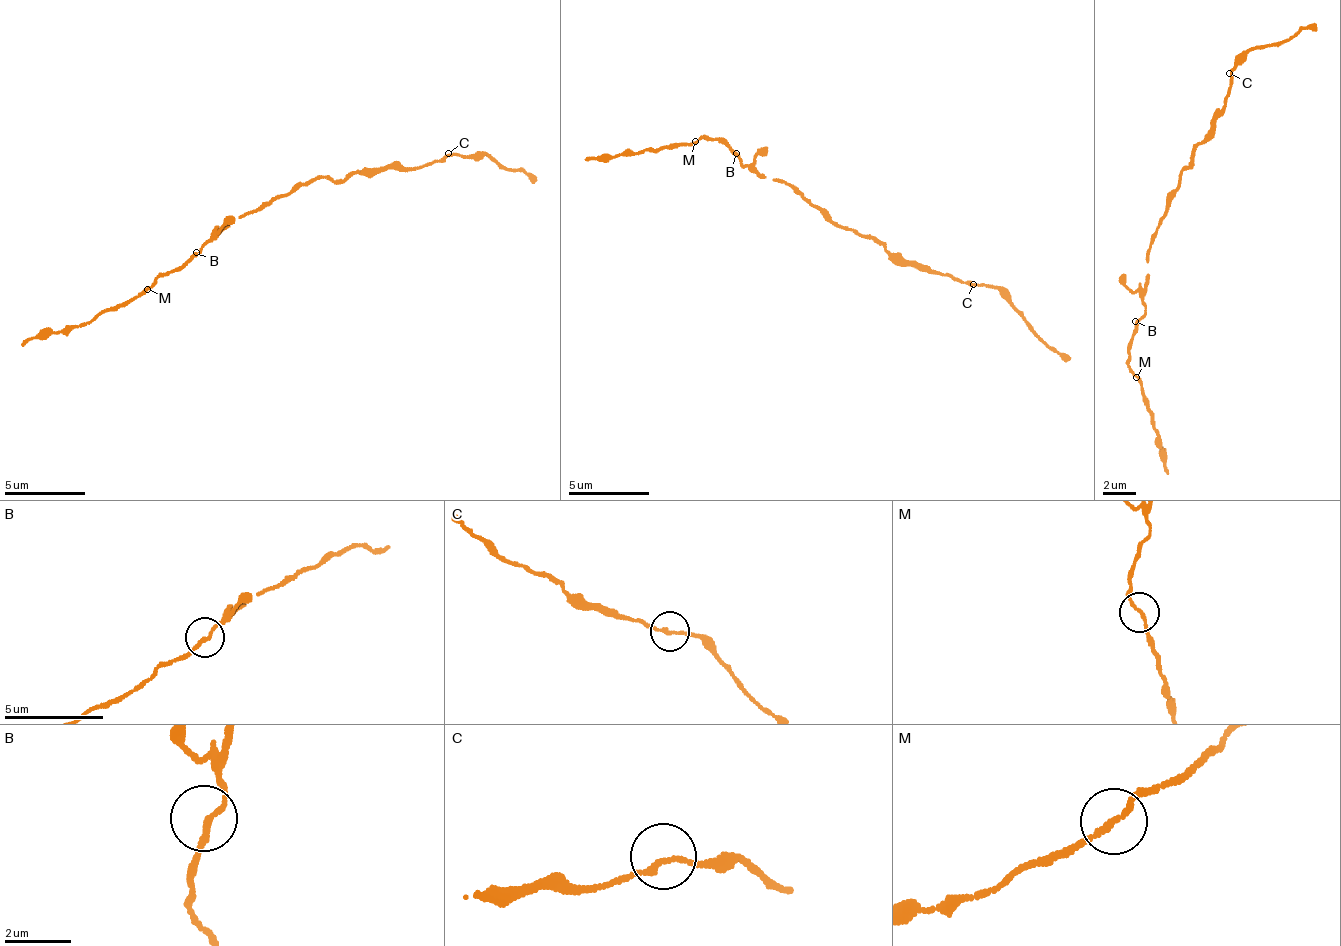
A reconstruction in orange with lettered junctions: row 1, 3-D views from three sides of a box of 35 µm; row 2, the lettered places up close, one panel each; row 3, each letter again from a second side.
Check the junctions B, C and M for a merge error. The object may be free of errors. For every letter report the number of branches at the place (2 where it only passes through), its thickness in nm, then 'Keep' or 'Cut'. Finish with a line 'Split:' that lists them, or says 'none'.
B: Branches: 2. Thickness 160 nm. Keep
C: Branches: 2. Thickness 150 nm. Keep
M: Branches: 2. Thickness 150 nm. Cut
Split: M

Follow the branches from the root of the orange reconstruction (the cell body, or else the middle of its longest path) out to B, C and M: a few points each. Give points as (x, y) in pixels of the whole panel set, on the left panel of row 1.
B: (285, 196), (277, 195), (247, 210), (196, 252)
C: (285, 196), (316, 179), (347, 181), (362, 171), (420, 169), (448, 153)
M: (285, 196), (277, 195), (247, 210), (206, 242), (198, 252), (172, 273), (164, 272), (146, 289)

